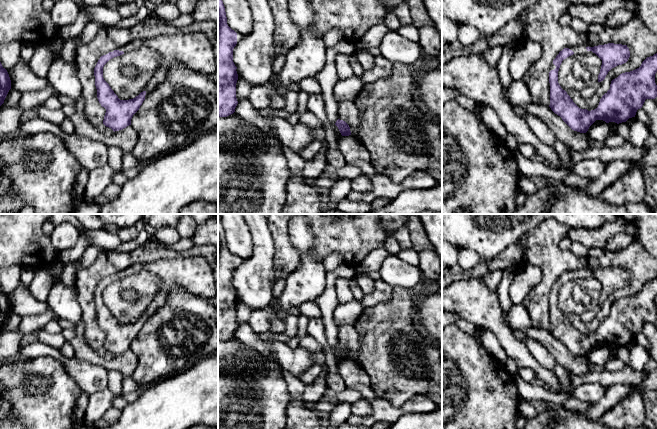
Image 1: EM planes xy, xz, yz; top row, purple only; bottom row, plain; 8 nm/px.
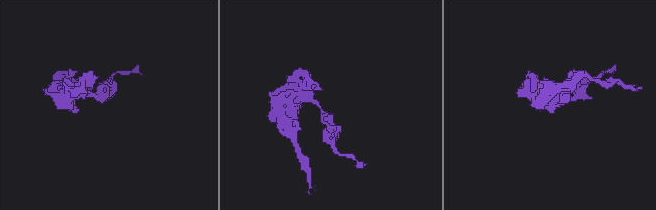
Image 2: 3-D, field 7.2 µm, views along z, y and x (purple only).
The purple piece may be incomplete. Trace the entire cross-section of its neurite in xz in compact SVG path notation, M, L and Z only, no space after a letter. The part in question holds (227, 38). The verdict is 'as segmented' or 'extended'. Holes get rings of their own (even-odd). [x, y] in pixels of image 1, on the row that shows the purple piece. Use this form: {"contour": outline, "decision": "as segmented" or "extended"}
{"contour": "M218 0L218 117L227 117L235 112L237 67L233 62L233 49L237 33L227 24L225 7Z", "decision": "as segmented"}

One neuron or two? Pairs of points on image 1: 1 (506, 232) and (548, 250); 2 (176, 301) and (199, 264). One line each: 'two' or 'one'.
1: two
2: two

